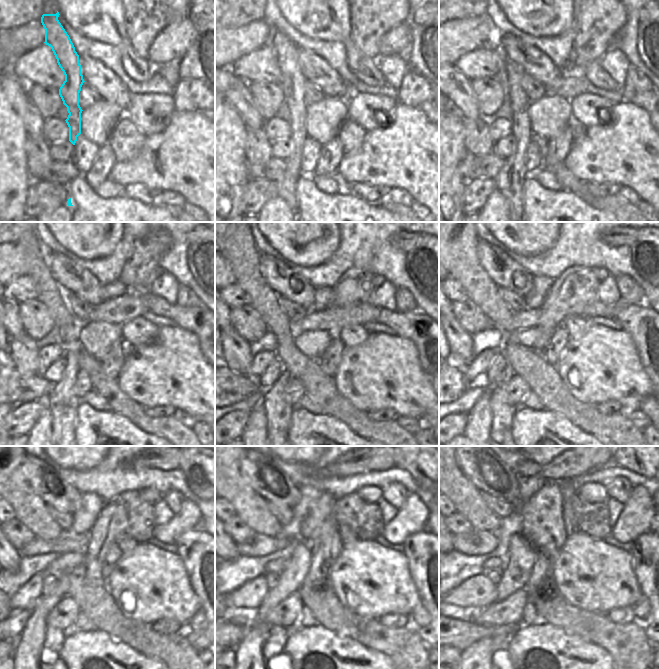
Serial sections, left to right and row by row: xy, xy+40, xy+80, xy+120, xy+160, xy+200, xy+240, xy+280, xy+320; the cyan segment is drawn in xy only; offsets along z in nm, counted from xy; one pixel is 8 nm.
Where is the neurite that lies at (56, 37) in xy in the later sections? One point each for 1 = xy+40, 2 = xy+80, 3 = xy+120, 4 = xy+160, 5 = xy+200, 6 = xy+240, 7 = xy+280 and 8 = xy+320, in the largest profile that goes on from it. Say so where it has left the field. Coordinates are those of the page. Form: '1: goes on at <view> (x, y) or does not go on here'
1: goes on at xy+40 (293, 80)
2: goes on at xy+80 (509, 180)
3: goes on at xy+120 (61, 402)
4: goes on at xy+160 (278, 410)
5: goes on at xy+200 (502, 410)
6: goes on at xy+240 (54, 637)
7: goes on at xy+280 (274, 649)
8: goes on at xy+320 (500, 643)

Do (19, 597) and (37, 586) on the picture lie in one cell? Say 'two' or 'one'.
one

